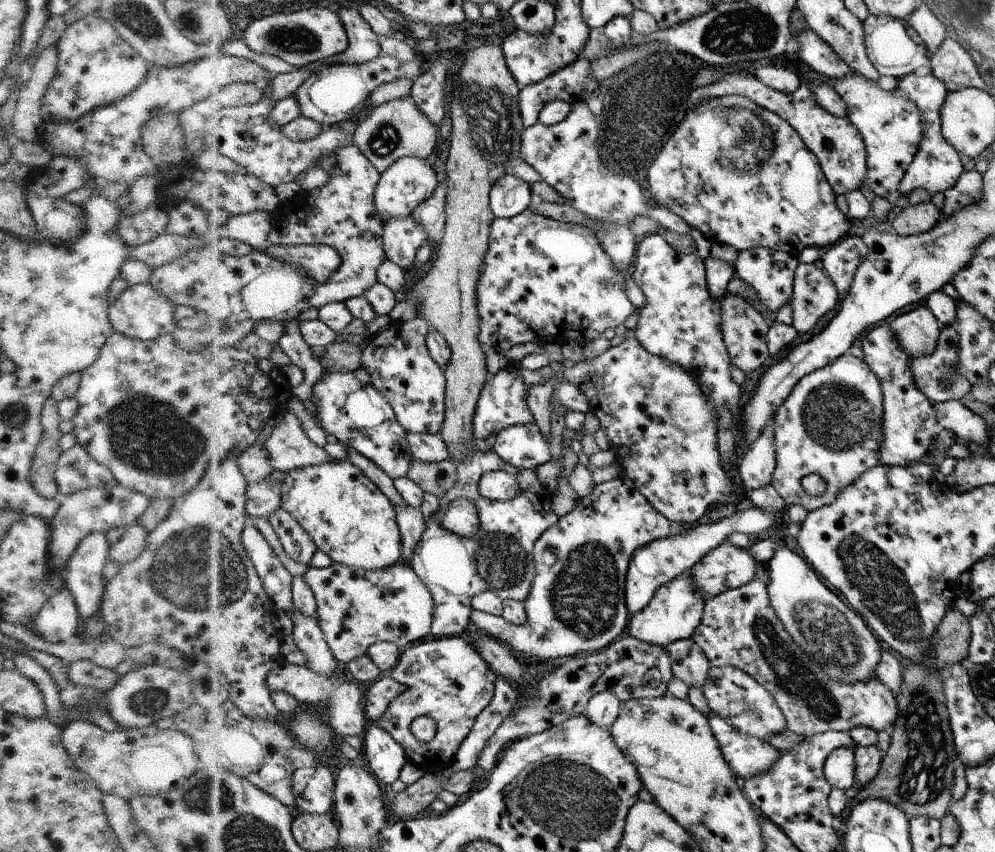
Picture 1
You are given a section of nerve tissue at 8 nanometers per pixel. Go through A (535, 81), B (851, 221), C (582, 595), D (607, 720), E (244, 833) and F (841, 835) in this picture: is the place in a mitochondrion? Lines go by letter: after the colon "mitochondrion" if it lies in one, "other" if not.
A: other
B: other
C: mitochondrion
D: other
E: mitochondrion
F: other

